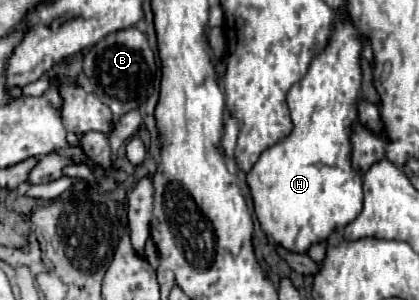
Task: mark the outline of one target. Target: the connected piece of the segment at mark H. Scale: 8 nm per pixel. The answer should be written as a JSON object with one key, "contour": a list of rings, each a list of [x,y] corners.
{"contour":[[[337,23],[333,37],[323,53],[319,53],[307,75],[295,83],[287,95],[293,131],[287,139],[275,143],[253,165],[247,173],[247,185],[253,197],[253,209],[261,231],[271,239],[275,245],[287,251],[307,253],[311,243],[325,241],[331,233],[351,223],[363,209],[363,189],[361,189],[361,175],[351,167],[351,123],[357,121],[357,101],[361,97],[361,41],[359,41],[357,27],[349,23]]]}

